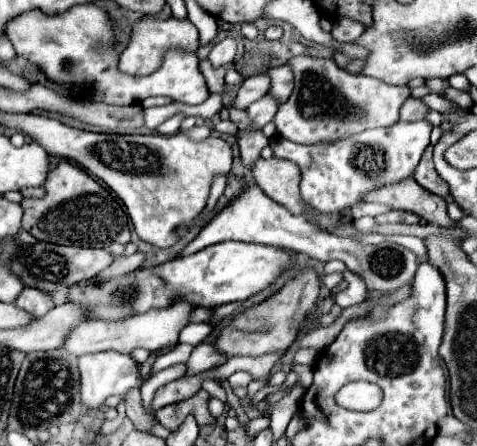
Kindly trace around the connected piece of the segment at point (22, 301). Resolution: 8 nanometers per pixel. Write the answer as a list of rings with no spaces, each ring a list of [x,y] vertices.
[[[23,288],[15,306],[33,314],[33,316],[37,316],[37,318],[45,316],[45,312],[49,312],[49,308],[53,308],[53,304],[49,304],[49,294],[37,292],[35,288]]]

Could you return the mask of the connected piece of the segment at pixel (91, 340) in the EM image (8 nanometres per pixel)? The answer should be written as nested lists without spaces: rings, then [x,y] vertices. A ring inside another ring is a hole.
[[[177,300],[175,304],[171,304],[167,308],[151,308],[145,314],[135,314],[135,316],[129,316],[127,320],[117,320],[117,322],[89,320],[89,324],[79,324],[71,332],[69,340],[63,346],[65,346],[65,350],[73,352],[75,356],[103,352],[103,350],[117,350],[117,352],[131,354],[135,348],[145,348],[149,352],[155,352],[163,346],[177,344],[179,332],[189,324],[193,310],[195,310],[195,306],[191,302]]]

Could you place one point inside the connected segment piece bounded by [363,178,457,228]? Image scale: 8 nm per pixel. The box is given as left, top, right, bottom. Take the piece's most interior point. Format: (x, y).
(407, 195)

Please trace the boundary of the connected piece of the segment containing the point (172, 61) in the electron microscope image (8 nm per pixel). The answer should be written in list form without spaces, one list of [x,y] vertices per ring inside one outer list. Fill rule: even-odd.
[[[79,4],[63,14],[53,16],[37,8],[23,12],[7,22],[5,36],[11,40],[17,54],[23,54],[27,60],[39,64],[51,80],[85,86],[85,92],[79,98],[87,98],[91,92],[103,90],[105,102],[117,106],[133,102],[139,104],[149,96],[169,96],[183,104],[205,102],[207,86],[203,82],[203,74],[199,72],[199,58],[195,52],[169,50],[165,54],[163,66],[151,76],[129,76],[119,72],[119,50],[115,46],[113,22],[109,20],[107,12],[95,4]],[[99,44],[107,44],[109,48],[105,52],[97,52]]]

